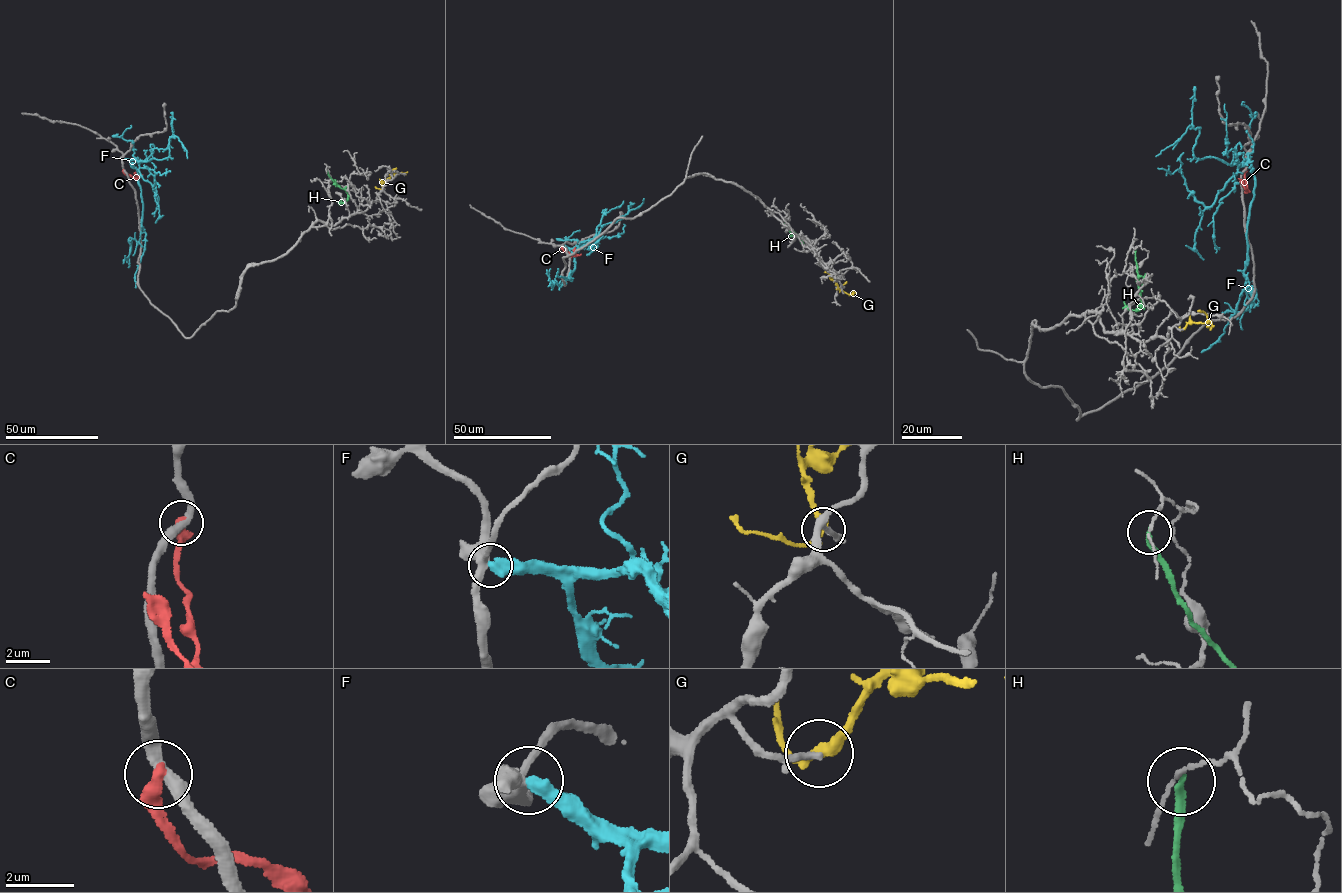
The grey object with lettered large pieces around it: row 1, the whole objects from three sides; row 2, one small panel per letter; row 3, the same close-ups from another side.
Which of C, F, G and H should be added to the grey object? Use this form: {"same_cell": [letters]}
{"same_cell": []}

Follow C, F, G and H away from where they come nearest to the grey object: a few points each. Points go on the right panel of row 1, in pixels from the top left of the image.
C: (1245, 169), (1246, 191), (1238, 179)
F: (1247, 153), (1254, 177), (1244, 273), (1249, 285), (1240, 295), (1224, 334), (1201, 352)
G: (1183, 329), (1190, 322), (1210, 321), (1212, 325), (1208, 326)
H: (1136, 248), (1141, 306), (1130, 310), (1123, 300)

